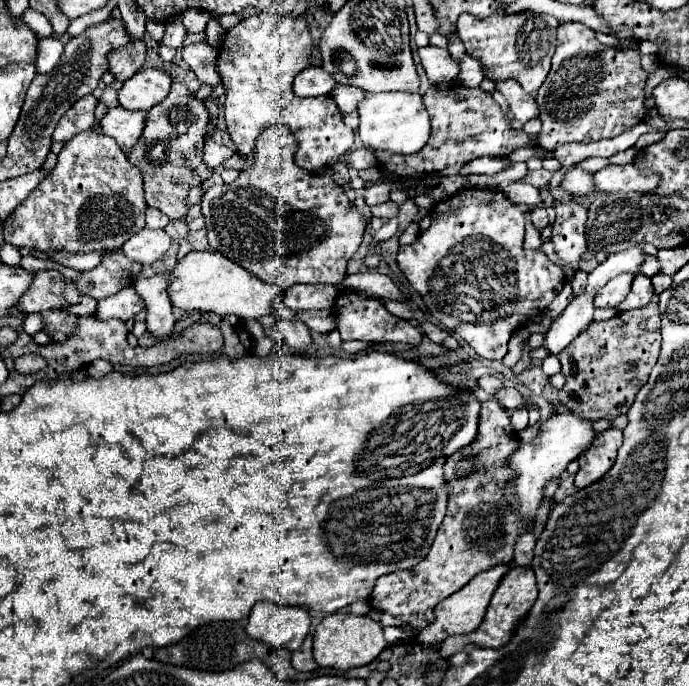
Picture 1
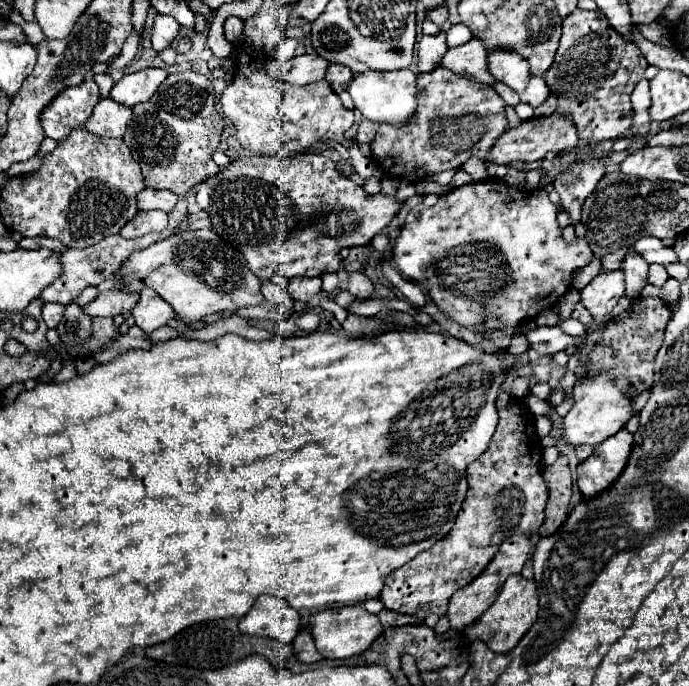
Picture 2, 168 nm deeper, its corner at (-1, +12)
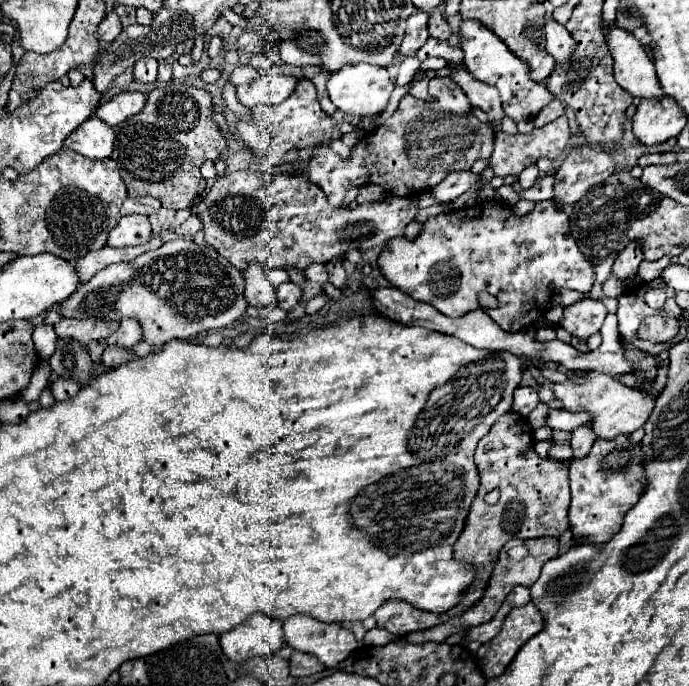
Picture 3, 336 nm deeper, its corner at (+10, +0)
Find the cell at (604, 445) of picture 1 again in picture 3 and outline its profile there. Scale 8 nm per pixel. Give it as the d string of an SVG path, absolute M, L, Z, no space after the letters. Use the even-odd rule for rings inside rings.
M622 434L616 440L596 440L592 450L582 460L570 462L570 492L572 502L568 510L570 530L574 534L574 540L584 540L586 544L598 544L604 546L620 528L624 514L638 502L640 494L644 492L646 474L642 466L642 454L638 444L630 444L628 436ZM616 444L628 444L628 450L632 452L632 464L624 472L604 472L600 470L600 460L616 446Z

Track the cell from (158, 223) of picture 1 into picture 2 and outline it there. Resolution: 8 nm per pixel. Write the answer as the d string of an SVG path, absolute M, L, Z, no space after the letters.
M145 188L137 196L139 210L163 210L163 212L171 212L171 208L175 204L177 204L177 196L173 192L167 192L167 190Z

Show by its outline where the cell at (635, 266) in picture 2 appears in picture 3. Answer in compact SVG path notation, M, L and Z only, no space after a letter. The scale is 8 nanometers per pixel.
M632 240L616 258L612 274L616 274L620 280L632 280L638 272L638 264L644 260L642 244L638 240Z

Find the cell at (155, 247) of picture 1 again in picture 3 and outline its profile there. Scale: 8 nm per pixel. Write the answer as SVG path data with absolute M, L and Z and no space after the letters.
M128 214L122 216L116 228L110 230L108 246L136 246L144 244L152 236L152 228L148 216L144 214Z

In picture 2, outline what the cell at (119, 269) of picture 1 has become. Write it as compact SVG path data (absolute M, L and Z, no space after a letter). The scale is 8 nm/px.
M117 234L117 236L107 236L103 242L99 242L95 246L89 246L85 250L75 250L75 248L63 250L61 258L59 258L63 274L59 276L59 280L53 280L41 292L41 300L43 302L57 302L57 304L63 304L63 306L71 304L87 286L97 286L97 284L109 280L115 272L119 272L119 268L127 262L127 258L135 250L143 250L143 248L151 246L153 242L157 242L157 240L159 240L159 234L147 234L147 236L135 238L135 240L127 240L127 238Z

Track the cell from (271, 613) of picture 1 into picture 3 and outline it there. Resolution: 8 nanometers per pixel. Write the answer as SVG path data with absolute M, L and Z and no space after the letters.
M256 612L236 628L220 634L220 646L232 662L276 654L284 644L282 622Z

